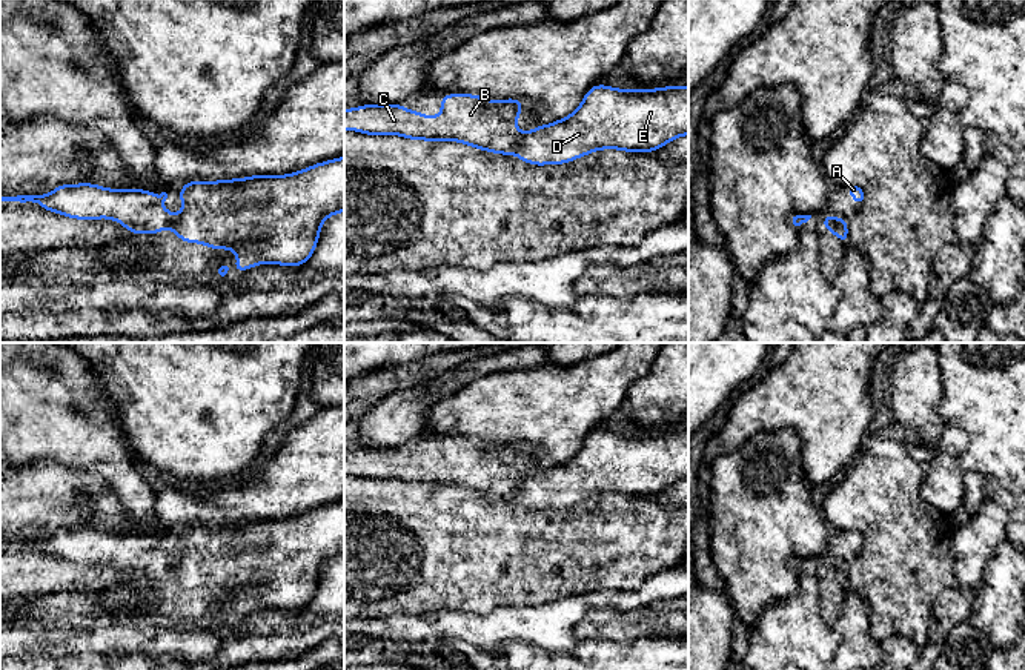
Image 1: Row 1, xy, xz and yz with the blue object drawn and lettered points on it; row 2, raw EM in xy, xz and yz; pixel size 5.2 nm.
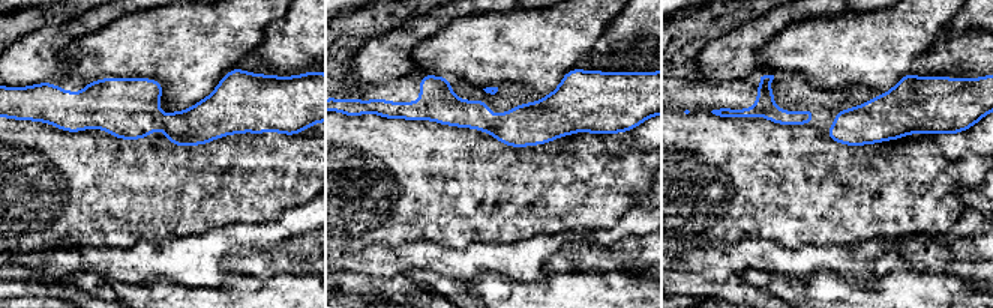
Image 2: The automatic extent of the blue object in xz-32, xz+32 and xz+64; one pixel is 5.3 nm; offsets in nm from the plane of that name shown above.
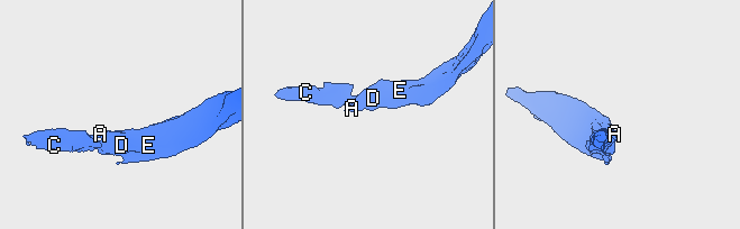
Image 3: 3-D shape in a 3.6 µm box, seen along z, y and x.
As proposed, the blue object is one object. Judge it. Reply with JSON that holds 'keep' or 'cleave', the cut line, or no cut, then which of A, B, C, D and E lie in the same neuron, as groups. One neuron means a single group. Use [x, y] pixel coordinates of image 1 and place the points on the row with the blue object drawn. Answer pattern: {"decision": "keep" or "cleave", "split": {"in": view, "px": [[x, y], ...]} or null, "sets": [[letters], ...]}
{"decision": "keep", "split": null, "sets": [["A", "B", "C", "D", "E"]]}

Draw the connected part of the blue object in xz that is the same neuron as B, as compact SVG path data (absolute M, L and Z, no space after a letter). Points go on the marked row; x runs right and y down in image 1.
M605 85L592 86L575 112L550 124L538 124L533 131L518 132L516 118L524 100L486 100L475 94L444 94L441 115L430 117L398 103L361 104L344 109L344 131L373 135L400 135L409 140L458 141L481 151L510 155L535 164L562 164L601 149L624 152L656 152L668 141L688 135L688 86L630 91Z

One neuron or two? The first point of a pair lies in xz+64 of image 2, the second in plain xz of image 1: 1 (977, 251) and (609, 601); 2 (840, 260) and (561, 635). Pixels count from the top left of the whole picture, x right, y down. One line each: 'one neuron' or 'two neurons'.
1: two neurons
2: one neuron

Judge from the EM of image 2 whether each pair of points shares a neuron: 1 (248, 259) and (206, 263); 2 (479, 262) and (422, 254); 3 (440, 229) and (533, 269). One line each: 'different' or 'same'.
1: different
2: same
3: different

